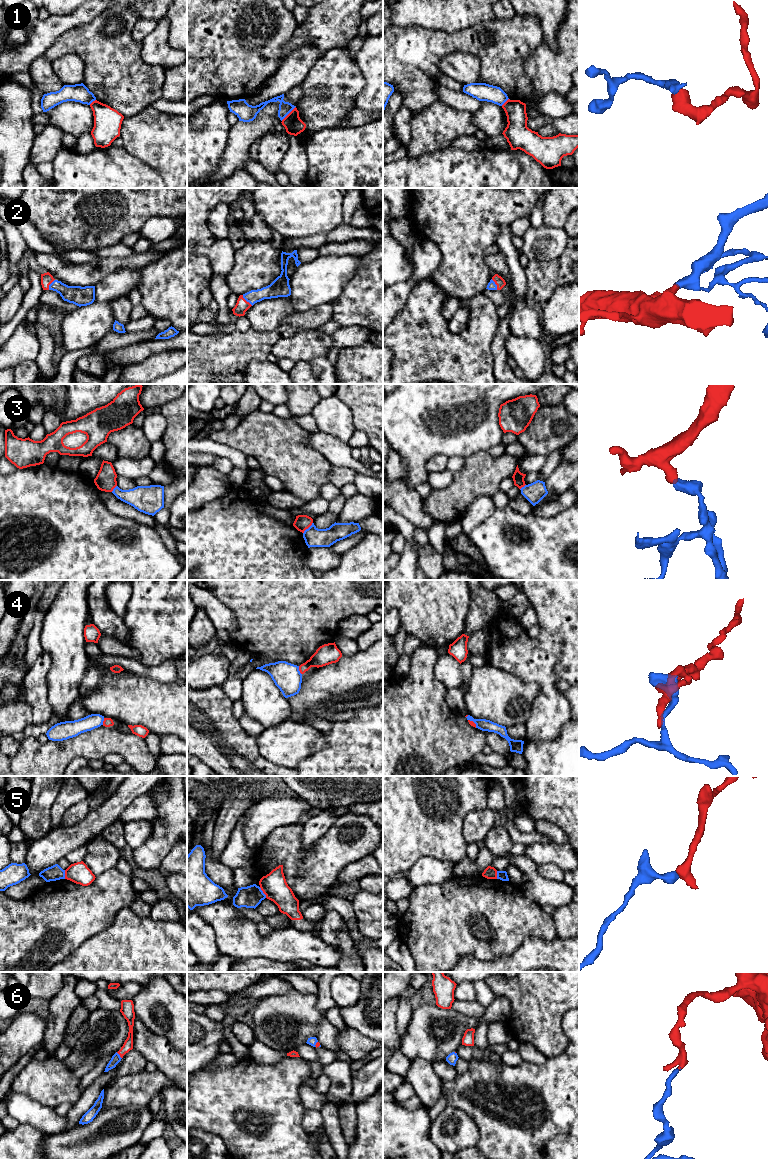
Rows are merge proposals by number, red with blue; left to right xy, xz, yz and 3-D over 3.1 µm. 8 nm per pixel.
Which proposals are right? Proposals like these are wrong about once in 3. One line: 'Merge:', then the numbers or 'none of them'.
Merge: 2, 6

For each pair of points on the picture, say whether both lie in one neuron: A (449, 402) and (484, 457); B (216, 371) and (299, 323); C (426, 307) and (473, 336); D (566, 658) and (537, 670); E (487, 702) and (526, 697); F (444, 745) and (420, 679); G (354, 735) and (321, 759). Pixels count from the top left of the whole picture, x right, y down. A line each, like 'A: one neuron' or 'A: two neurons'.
A: two neurons
B: one neuron
C: one neuron
D: two neurons
E: one neuron
F: one neuron
G: one neuron

